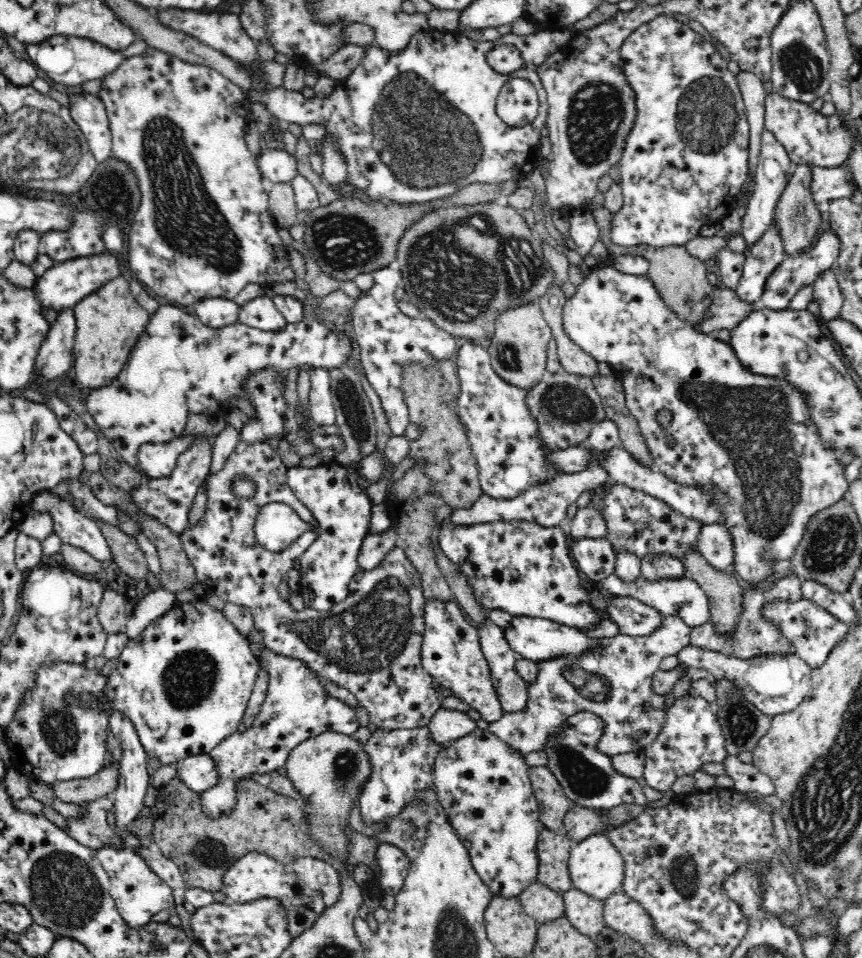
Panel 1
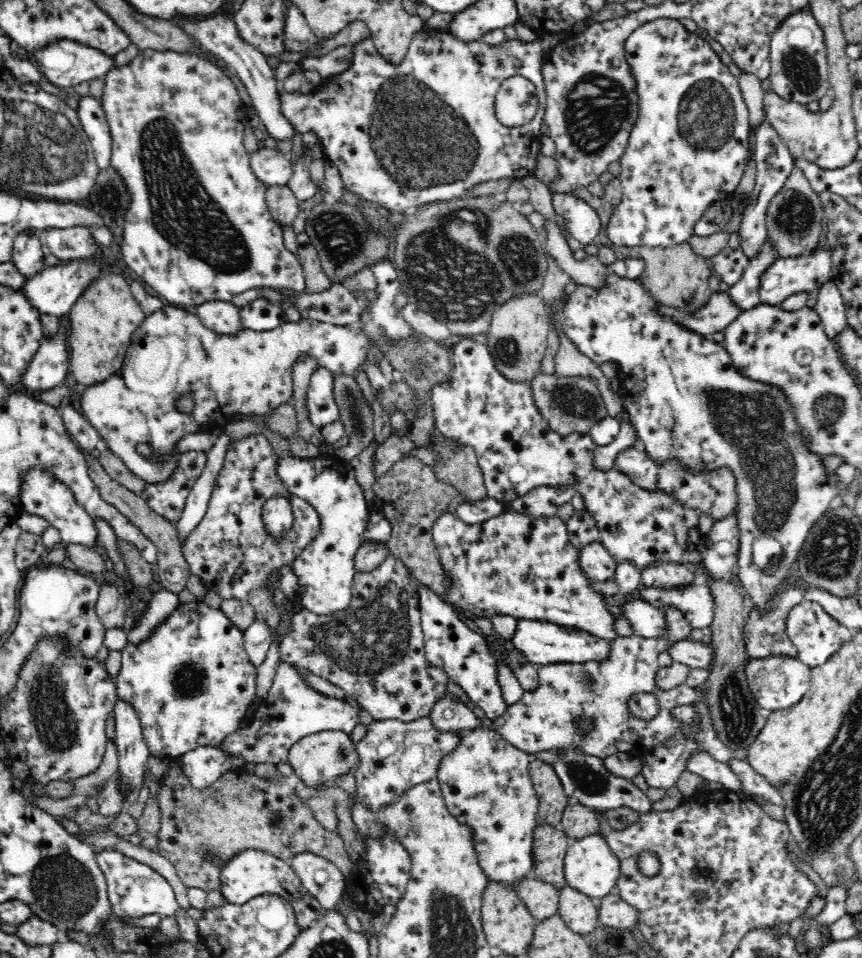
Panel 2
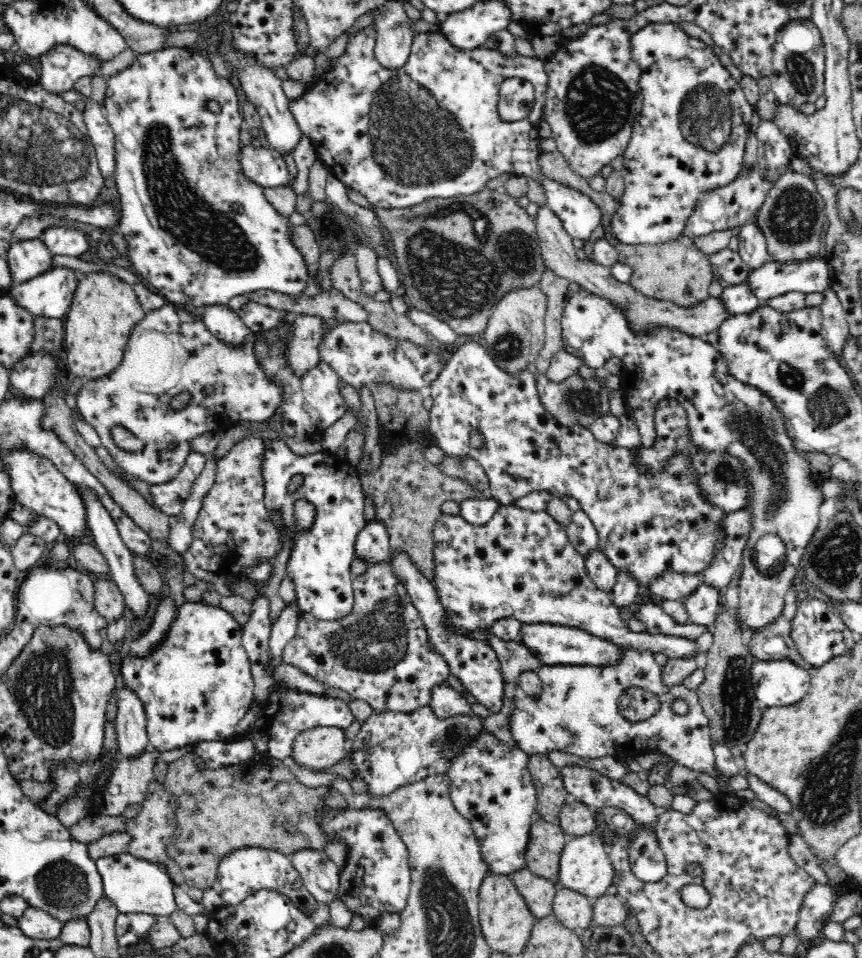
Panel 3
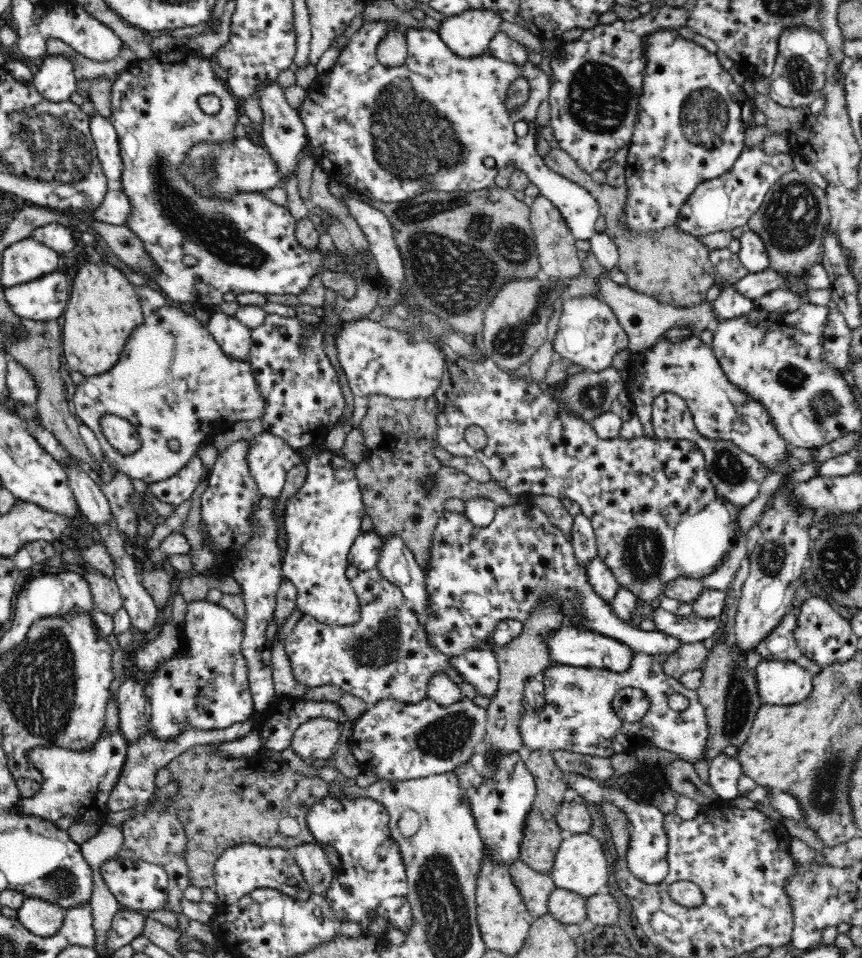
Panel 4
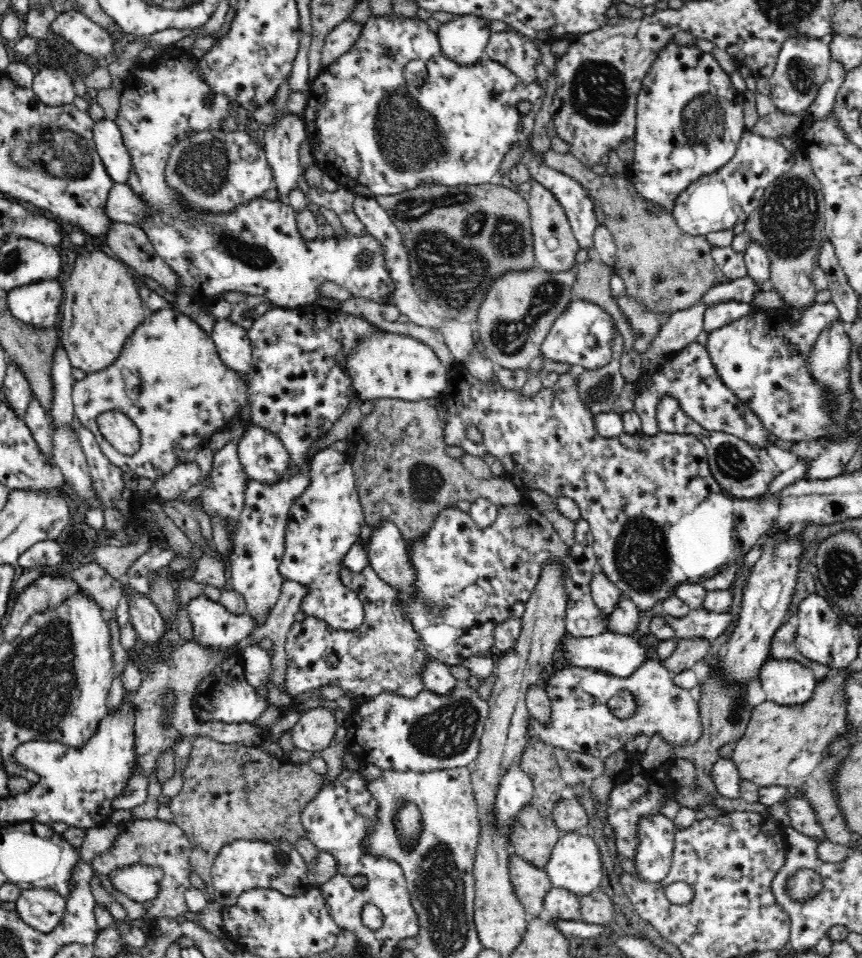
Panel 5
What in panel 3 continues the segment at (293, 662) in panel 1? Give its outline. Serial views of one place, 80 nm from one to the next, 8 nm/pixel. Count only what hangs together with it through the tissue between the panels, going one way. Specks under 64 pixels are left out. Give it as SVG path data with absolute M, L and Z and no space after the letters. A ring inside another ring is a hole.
M275 682L274 690L266 698L266 706L262 706L260 713L256 715L256 720L250 728L242 734L236 735L229 740L232 743L243 741L254 741L254 754L274 757L283 760L291 756L294 739L305 730L316 727L338 727L348 728L355 721L350 705L344 701L336 700L330 696L310 694L300 692L293 688L288 688L283 682Z

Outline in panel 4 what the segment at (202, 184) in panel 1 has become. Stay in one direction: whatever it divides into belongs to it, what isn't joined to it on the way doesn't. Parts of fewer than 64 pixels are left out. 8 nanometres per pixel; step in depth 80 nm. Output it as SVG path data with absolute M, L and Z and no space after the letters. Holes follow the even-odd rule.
M160 51L148 59L138 60L135 65L119 73L114 80L112 80L112 96L110 96L110 114L108 120L114 125L116 134L118 135L118 147L120 147L120 157L122 157L122 174L120 174L120 191L128 197L130 201L130 216L126 218L124 225L131 231L134 231L134 236L138 237L138 241L142 241L150 263L152 263L152 270L148 272L148 276L154 280L157 289L160 289L162 294L175 305L193 302L201 309L218 308L224 300L228 298L237 297L240 294L247 294L247 292L260 292L260 294L302 294L306 288L309 287L310 279L315 272L320 270L330 270L334 268L335 264L340 264L340 254L336 253L334 256L325 256L320 253L319 249L312 252L300 245L296 241L295 227L297 221L290 214L290 210L286 207L274 204L266 195L261 192L242 192L241 190L234 190L230 196L213 196L213 194L203 194L193 182L186 180L181 175L179 166L183 163L185 156L189 153L192 147L198 143L222 144L233 141L235 126L238 123L238 101L234 97L230 88L216 76L213 62L210 59L202 58L200 55L186 54L182 51ZM206 94L214 94L218 96L221 102L221 110L217 114L210 115L204 113L198 105L198 98ZM186 256L192 256L196 262L192 265L184 263Z

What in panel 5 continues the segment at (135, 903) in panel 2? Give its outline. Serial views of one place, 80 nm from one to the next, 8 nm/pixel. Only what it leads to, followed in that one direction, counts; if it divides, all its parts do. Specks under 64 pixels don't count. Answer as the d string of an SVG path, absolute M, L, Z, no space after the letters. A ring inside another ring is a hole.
M128 864L128 866L116 868L112 874L108 875L108 879L114 889L128 895L133 902L148 904L156 900L163 876L164 871L158 866Z

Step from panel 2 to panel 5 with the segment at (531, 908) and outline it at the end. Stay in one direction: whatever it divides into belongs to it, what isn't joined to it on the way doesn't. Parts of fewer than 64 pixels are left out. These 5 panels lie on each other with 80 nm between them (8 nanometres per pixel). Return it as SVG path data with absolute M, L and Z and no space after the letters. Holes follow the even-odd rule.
M512 854L509 875L527 915L531 918L543 916L546 893L553 887L545 869L534 867L526 859Z

